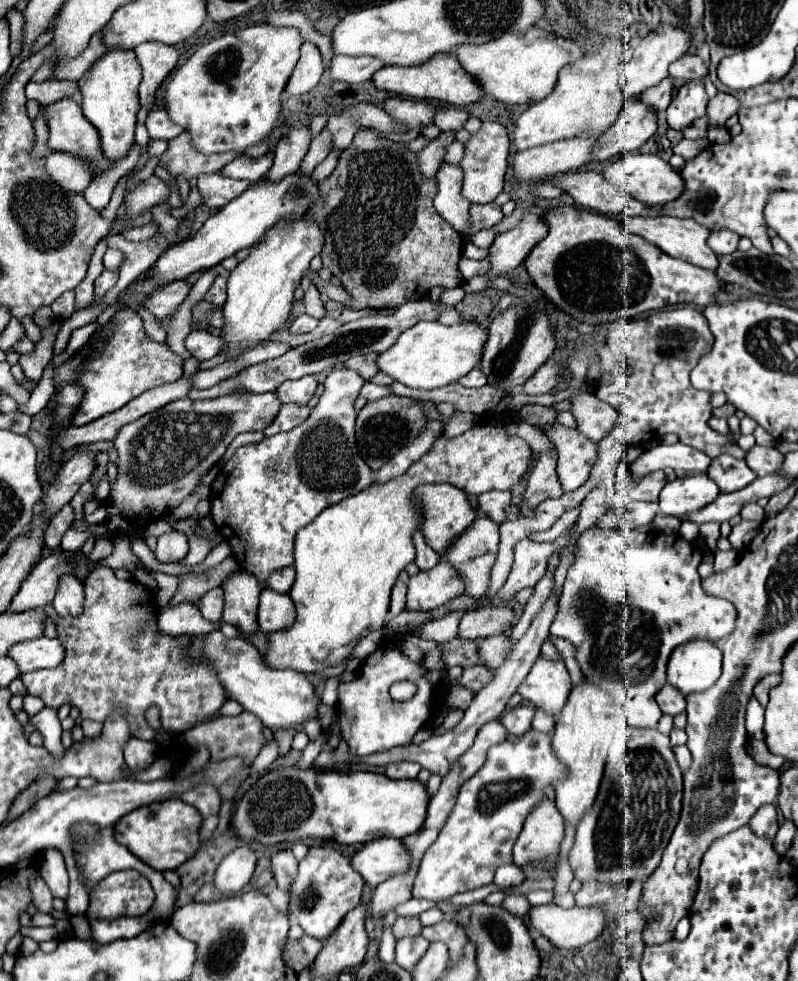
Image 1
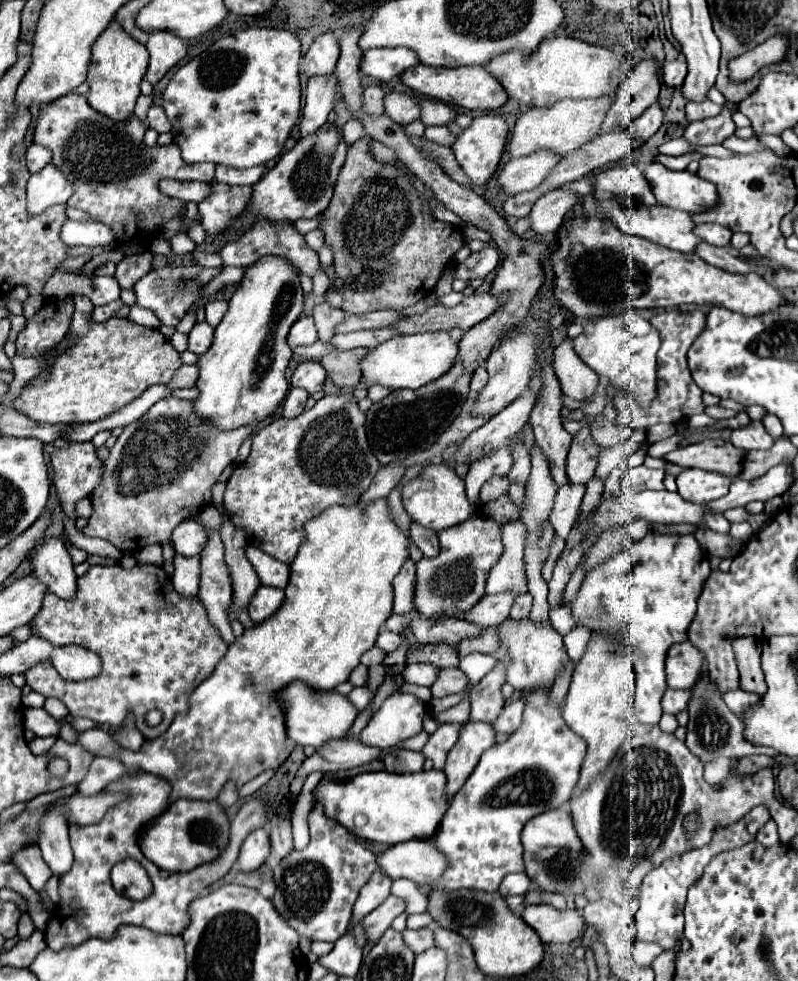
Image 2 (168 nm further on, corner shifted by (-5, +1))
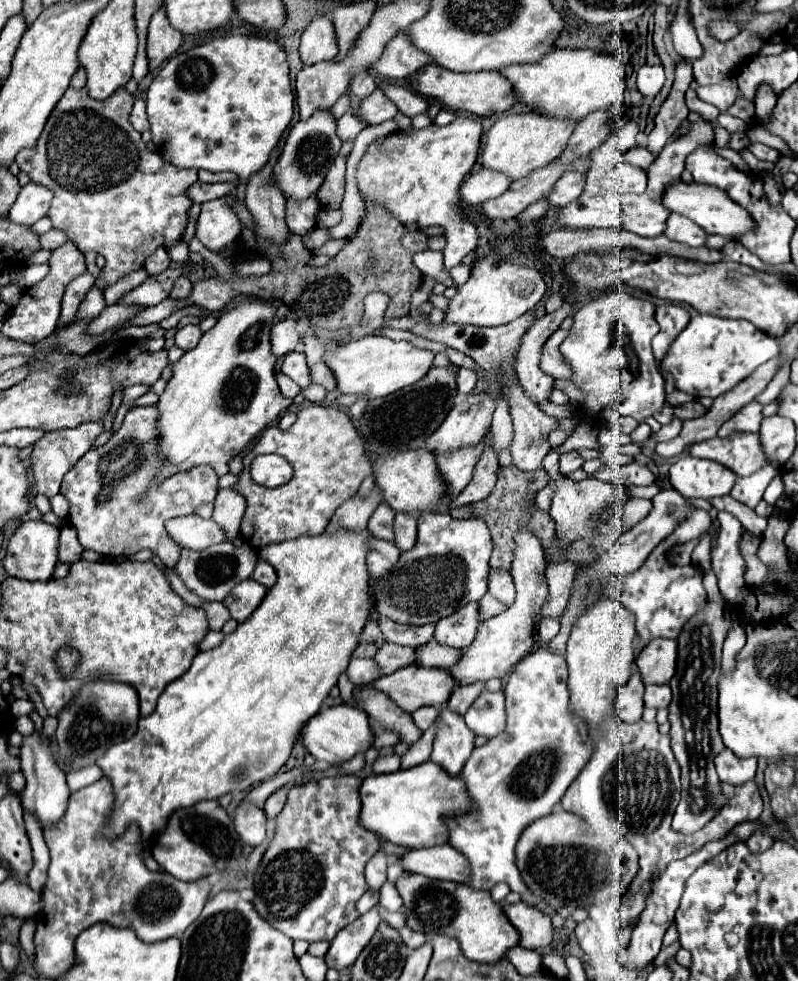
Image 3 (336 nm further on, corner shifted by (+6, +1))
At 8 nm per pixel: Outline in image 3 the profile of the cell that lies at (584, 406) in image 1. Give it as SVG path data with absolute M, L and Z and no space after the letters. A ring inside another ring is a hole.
M557 329L543 345L541 351L541 369L555 379L569 379L569 363L561 357L559 345L567 337L565 329Z

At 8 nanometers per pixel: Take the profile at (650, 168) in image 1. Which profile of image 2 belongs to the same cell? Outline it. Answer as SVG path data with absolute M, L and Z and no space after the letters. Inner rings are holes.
M648 163L644 179L650 183L652 193L660 205L696 213L716 205L716 187L690 171L672 171L662 163Z

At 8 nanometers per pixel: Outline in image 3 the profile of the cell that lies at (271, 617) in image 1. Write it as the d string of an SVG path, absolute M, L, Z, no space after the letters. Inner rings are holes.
M247 579L247 581L237 583L233 587L233 593L229 593L223 603L229 607L231 617L237 619L239 623L243 623L259 607L265 593L267 593L267 589L263 585L259 585L253 579Z

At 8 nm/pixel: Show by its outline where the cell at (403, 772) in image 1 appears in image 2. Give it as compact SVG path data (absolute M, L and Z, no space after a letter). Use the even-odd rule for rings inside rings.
M398 749L398 751L386 753L382 759L386 763L388 773L418 773L424 769L424 755L418 751Z

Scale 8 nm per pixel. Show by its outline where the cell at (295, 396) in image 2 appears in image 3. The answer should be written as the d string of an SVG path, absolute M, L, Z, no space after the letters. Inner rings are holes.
M279 371L279 373L275 375L275 377L277 377L277 383L279 383L279 389L281 389L281 393L283 393L285 397L293 399L293 397L295 397L295 395L297 395L297 393L301 391L301 387L299 387L299 385L297 385L297 383L295 383L293 379L289 379L289 377L285 375L285 373L281 373L281 371Z

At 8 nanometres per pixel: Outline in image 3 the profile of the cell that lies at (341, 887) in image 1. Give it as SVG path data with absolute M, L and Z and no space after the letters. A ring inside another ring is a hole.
M339 775L295 785L289 791L285 809L275 817L275 835L255 873L253 905L271 927L279 929L291 939L305 939L309 943L331 941L337 931L359 917L357 901L369 891L365 881L365 865L379 851L381 841L377 833L359 823L361 781L363 779L359 775Z

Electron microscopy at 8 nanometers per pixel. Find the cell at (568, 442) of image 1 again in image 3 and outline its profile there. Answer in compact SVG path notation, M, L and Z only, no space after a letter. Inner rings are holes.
M569 451L559 457L559 471L563 475L569 475L569 473L581 469L581 465L583 465L583 457L577 451Z

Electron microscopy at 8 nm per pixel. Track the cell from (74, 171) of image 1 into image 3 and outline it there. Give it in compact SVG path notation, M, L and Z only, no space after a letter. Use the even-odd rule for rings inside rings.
M29 183L21 189L17 201L9 209L9 219L17 225L33 225L47 215L53 193L43 185Z

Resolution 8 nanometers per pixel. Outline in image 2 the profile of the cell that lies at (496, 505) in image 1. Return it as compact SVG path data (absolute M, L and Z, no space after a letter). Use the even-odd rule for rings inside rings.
M490 477L480 489L480 501L490 503L508 493L508 477Z

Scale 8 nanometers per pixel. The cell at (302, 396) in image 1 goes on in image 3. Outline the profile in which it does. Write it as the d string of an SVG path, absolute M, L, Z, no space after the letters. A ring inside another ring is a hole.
M291 351L285 355L281 371L285 371L301 389L309 387L309 367L305 365L305 355Z

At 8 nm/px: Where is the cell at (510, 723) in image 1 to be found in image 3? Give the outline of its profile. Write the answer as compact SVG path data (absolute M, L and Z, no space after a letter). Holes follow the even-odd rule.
M483 691L465 713L465 723L475 735L495 737L505 731L505 695L503 691Z

